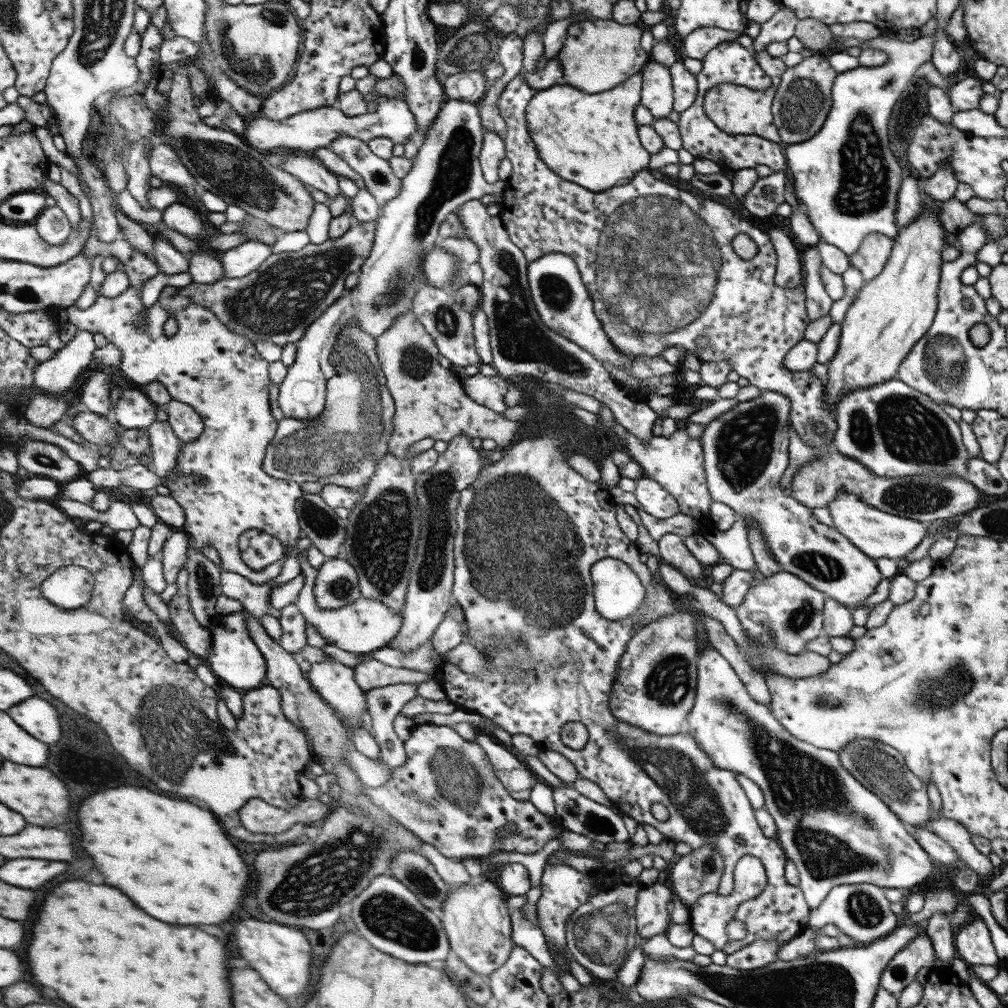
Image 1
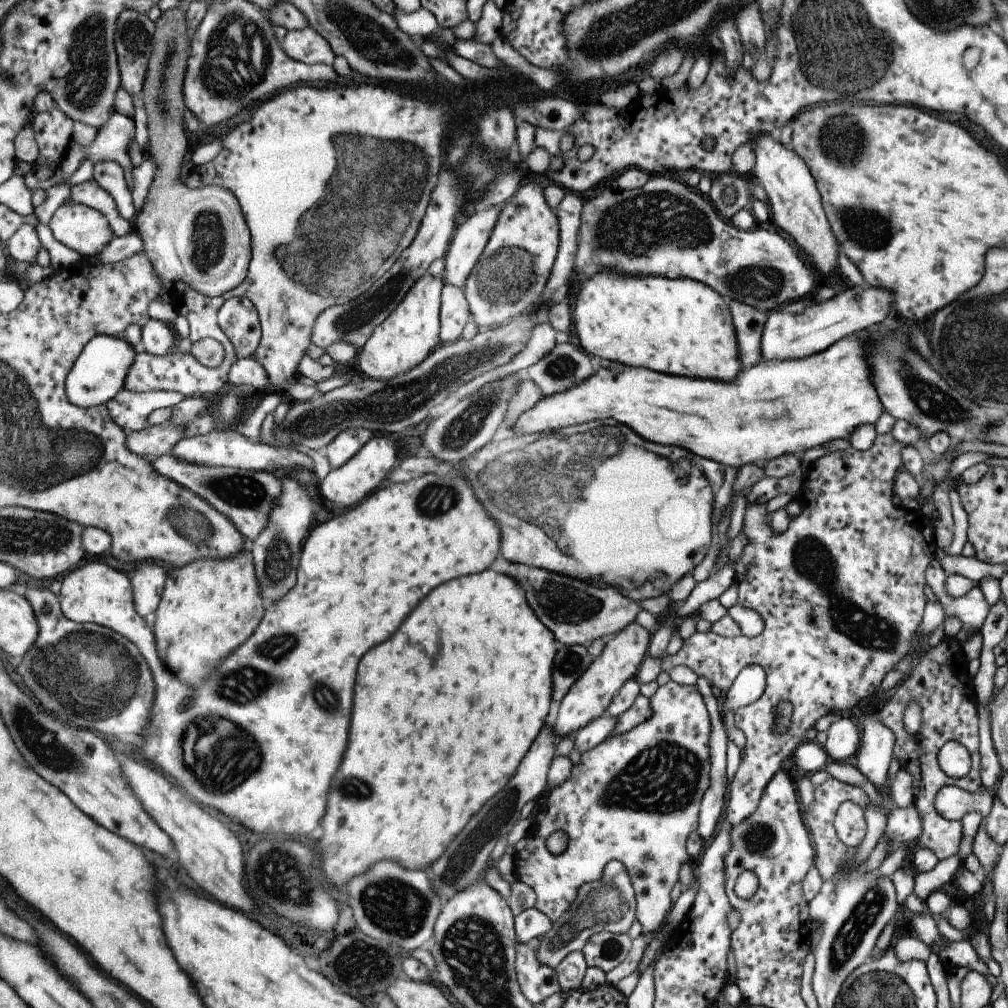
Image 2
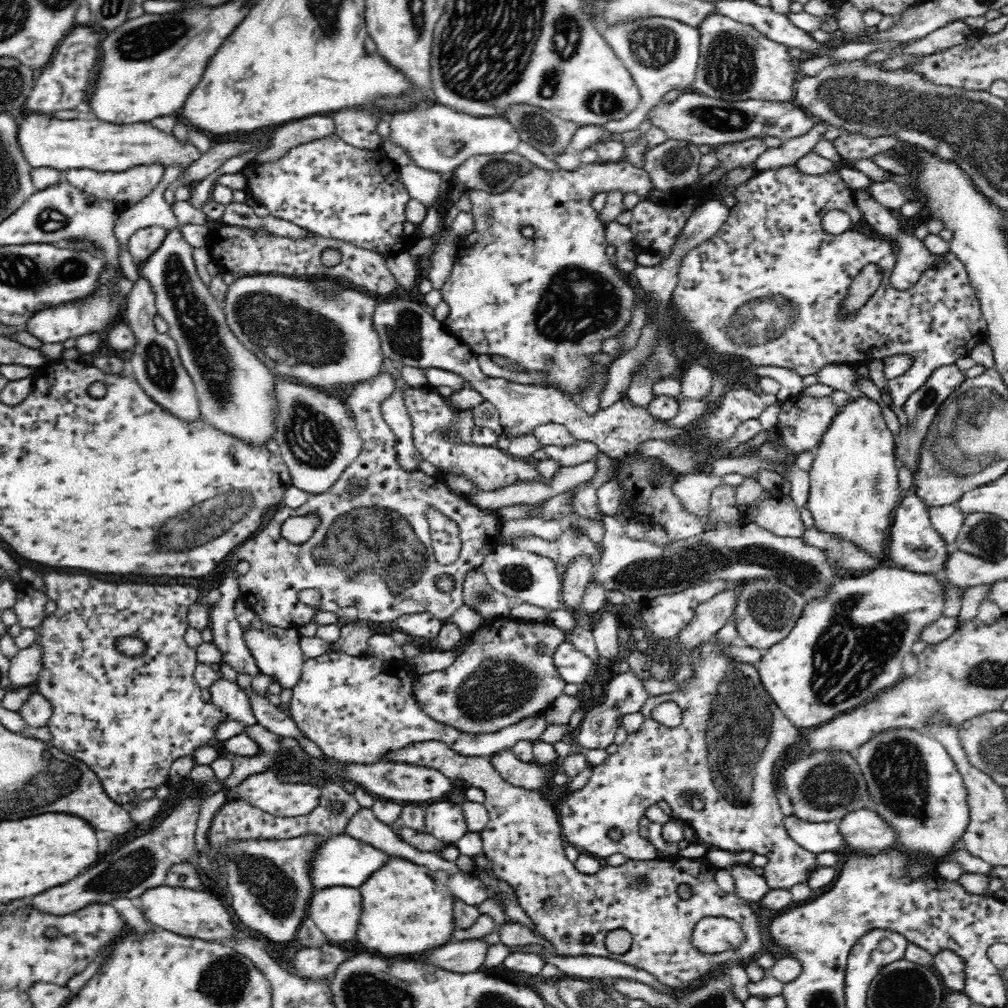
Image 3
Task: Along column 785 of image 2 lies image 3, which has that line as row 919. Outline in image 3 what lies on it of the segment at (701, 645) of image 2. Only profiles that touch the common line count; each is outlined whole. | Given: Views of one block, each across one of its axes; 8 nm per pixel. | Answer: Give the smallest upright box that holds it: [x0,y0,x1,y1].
[386,742,760,986]

